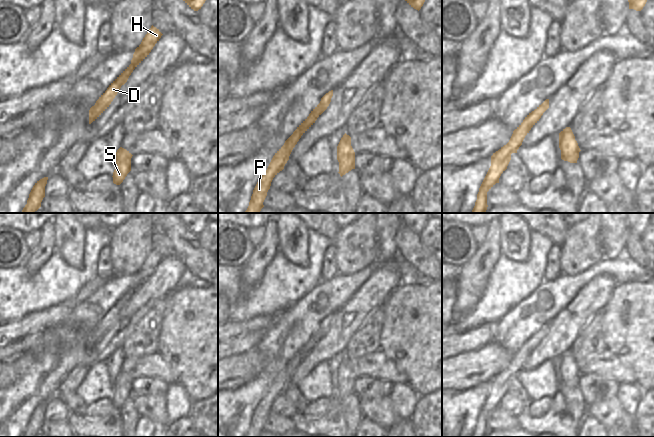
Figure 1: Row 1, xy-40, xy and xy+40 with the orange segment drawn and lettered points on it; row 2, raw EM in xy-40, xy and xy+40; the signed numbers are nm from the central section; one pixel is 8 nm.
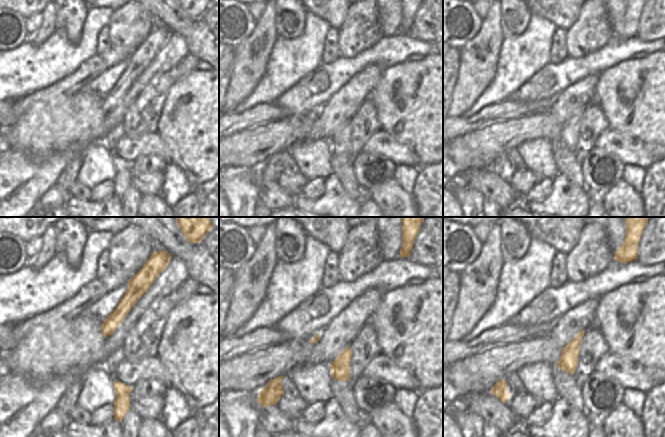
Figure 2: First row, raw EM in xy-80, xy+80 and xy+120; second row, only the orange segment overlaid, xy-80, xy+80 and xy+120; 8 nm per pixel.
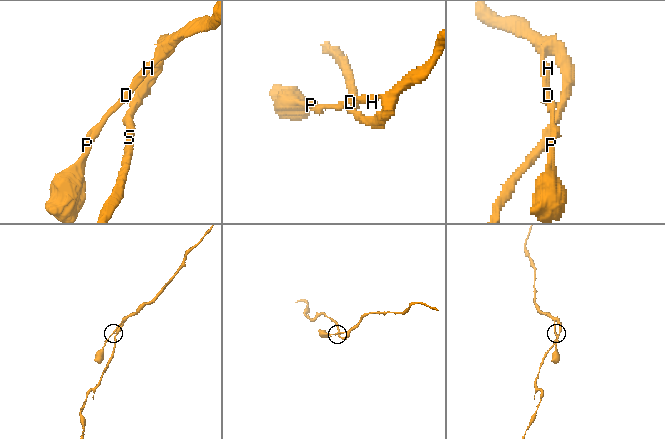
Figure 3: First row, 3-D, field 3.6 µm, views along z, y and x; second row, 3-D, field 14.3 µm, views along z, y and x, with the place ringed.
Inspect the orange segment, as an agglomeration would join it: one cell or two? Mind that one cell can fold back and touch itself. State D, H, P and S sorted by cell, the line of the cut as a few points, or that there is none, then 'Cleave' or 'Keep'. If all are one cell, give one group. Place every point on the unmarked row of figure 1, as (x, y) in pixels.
Groups: D H P S. No split. Keep.

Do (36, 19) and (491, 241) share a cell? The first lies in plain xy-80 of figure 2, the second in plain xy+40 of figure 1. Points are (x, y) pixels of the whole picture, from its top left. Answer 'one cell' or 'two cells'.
two cells

